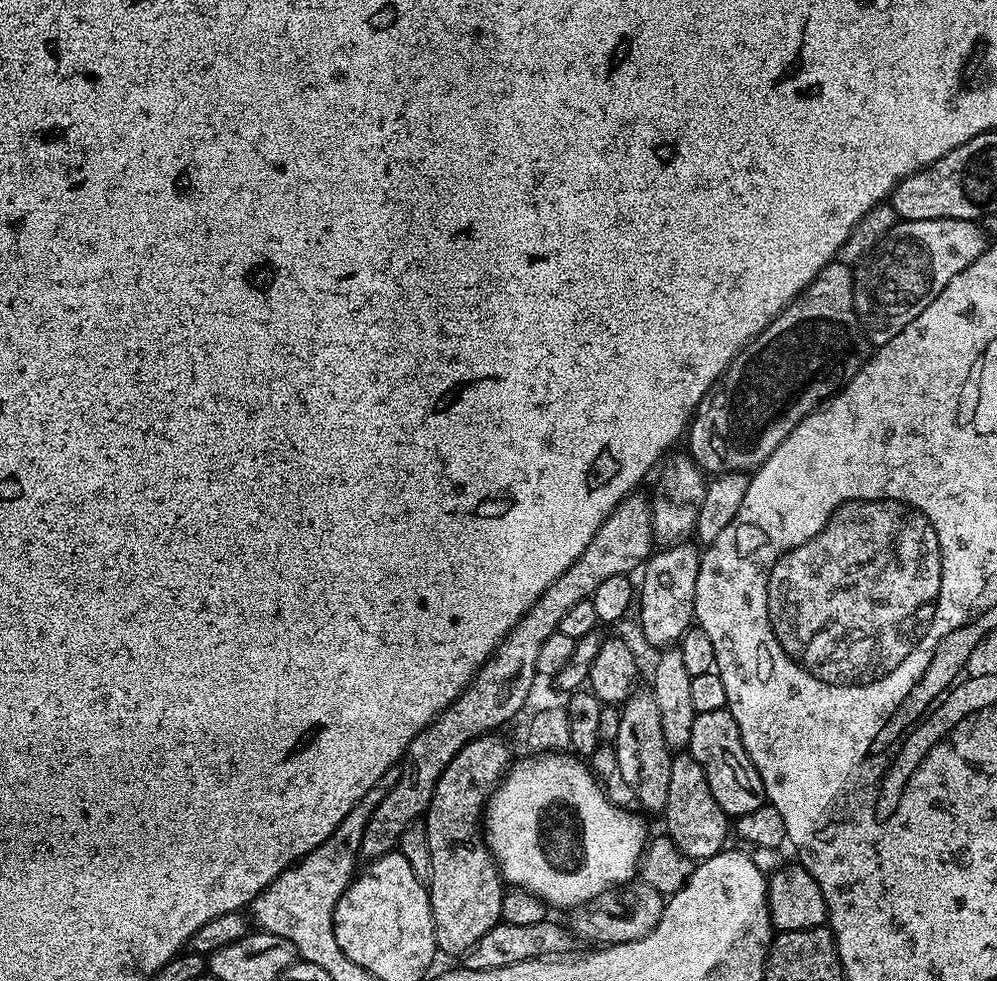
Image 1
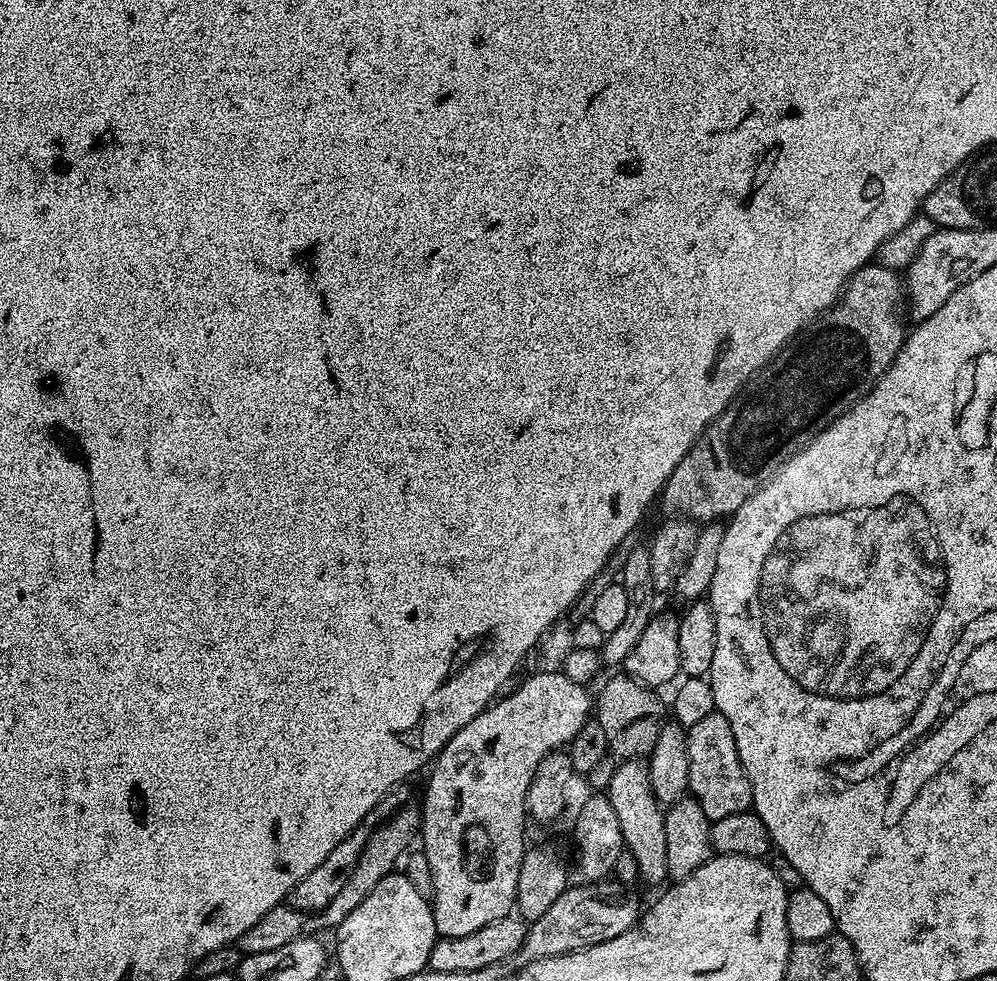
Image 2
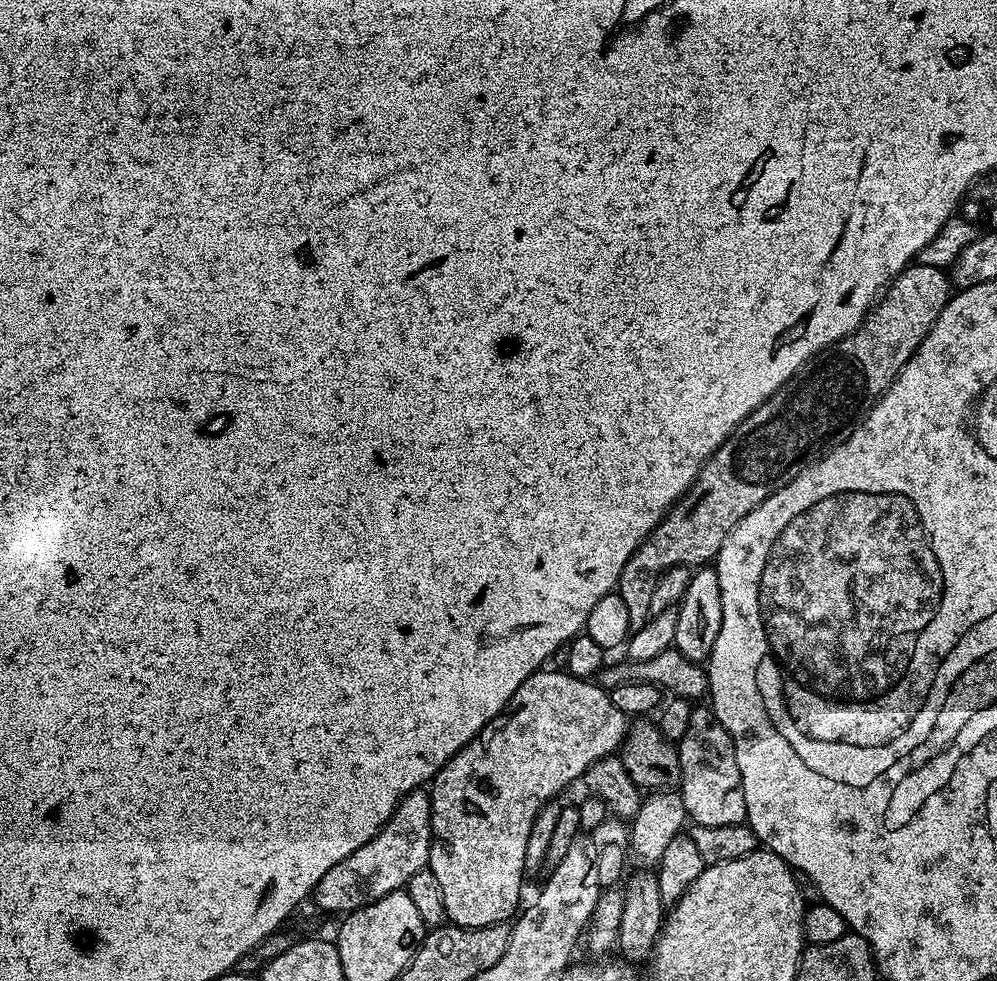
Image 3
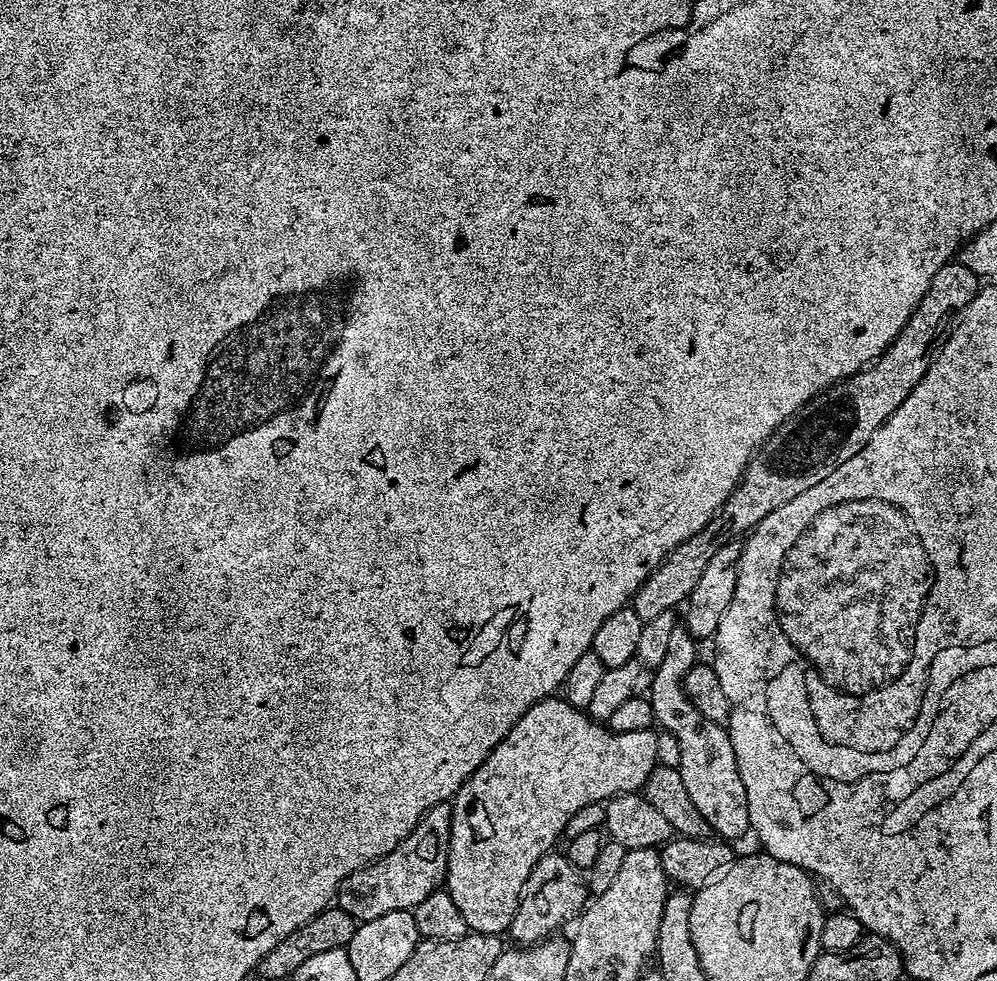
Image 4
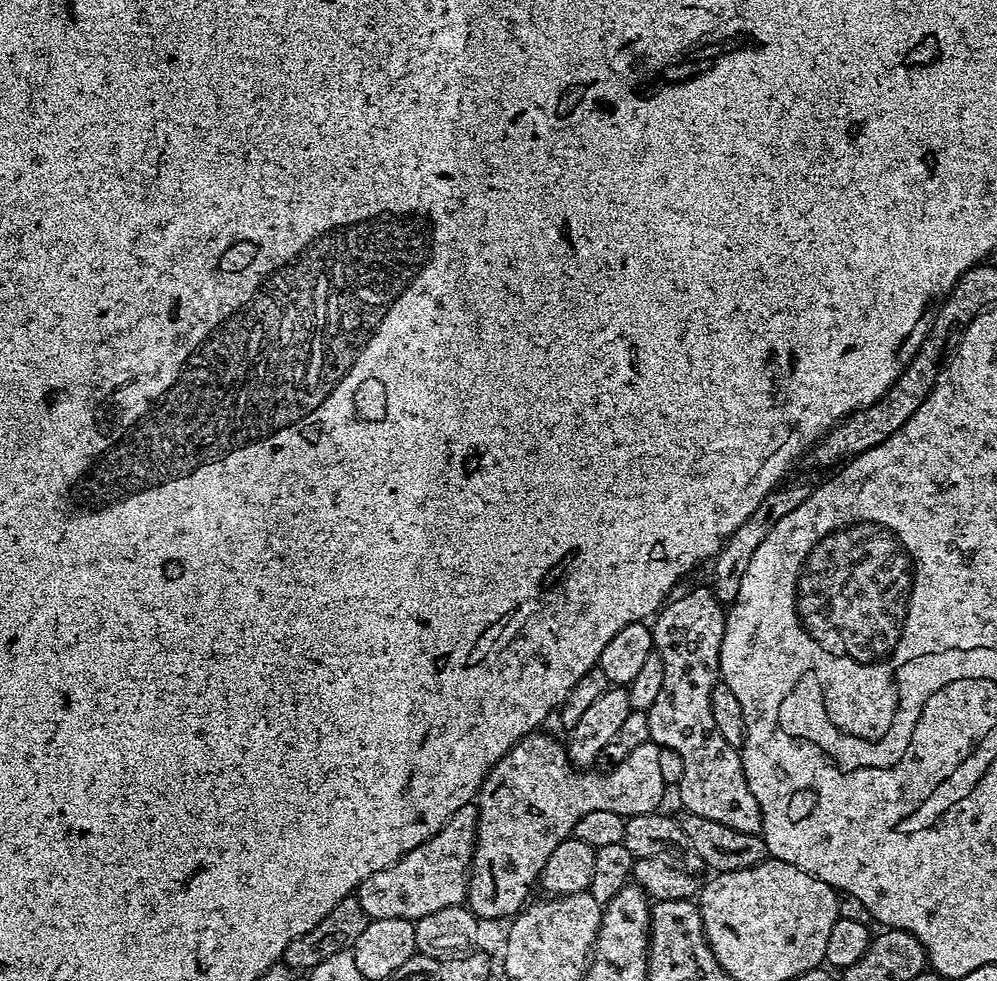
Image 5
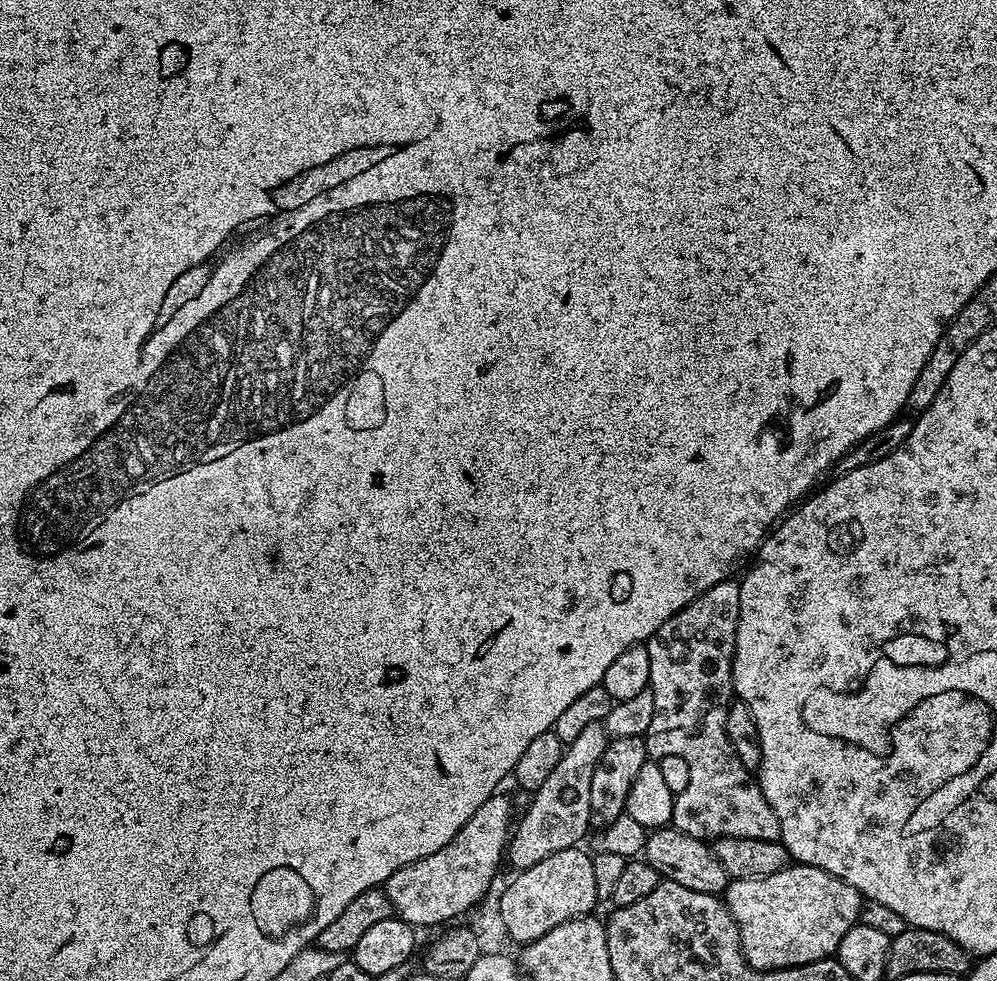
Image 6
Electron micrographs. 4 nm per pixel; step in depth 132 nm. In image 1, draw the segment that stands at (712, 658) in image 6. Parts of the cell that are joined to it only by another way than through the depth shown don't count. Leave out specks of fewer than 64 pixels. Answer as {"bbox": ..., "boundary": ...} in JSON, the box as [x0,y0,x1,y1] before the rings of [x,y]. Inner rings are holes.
{"bbox":[687,708,766,818],"boundary":[[[727,708],[696,713],[687,751],[704,771],[710,794],[724,811],[725,817],[735,818],[742,814],[750,814],[750,810],[758,810],[758,806],[766,803],[762,778],[754,762],[750,762],[742,746],[742,734],[738,734],[738,722],[734,722]]]}

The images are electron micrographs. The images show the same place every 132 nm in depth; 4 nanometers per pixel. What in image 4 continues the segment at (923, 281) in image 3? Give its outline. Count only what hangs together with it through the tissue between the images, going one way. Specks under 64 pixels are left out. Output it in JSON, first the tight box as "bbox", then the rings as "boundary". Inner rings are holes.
{"bbox":[630,262,981,621],"boundary":[[[958,262],[944,264],[942,270],[934,274],[926,294],[922,294],[922,302],[914,314],[910,314],[906,326],[902,326],[892,345],[871,366],[855,372],[853,376],[845,376],[843,380],[813,396],[794,415],[786,418],[782,426],[768,435],[767,440],[753,452],[744,471],[744,479],[713,520],[701,532],[679,544],[661,564],[657,564],[646,582],[642,582],[630,601],[634,614],[646,621],[658,614],[679,609],[687,601],[694,586],[698,586],[698,578],[702,578],[706,562],[714,558],[721,544],[751,532],[758,522],[762,522],[762,518],[766,518],[766,514],[770,514],[770,510],[786,506],[790,498],[798,498],[798,494],[822,482],[826,474],[834,474],[842,462],[850,462],[850,458],[854,458],[854,454],[858,454],[862,446],[870,442],[882,422],[886,422],[886,418],[890,418],[890,414],[894,414],[894,410],[906,402],[910,390],[922,382],[928,369],[928,347],[944,315],[963,310],[981,287],[981,277],[976,276],[974,270],[966,270],[966,266]]]}

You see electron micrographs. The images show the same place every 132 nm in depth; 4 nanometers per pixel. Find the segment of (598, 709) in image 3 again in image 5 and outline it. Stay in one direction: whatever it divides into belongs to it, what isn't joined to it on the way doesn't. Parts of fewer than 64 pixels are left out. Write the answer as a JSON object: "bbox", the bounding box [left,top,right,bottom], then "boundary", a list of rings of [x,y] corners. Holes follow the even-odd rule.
{"bbox":[467,730,666,921],"boundary":[[[537,730],[531,736],[523,736],[506,755],[486,774],[475,806],[478,814],[476,823],[476,848],[472,851],[472,866],[468,870],[467,907],[481,921],[511,918],[529,903],[533,895],[532,884],[540,879],[540,871],[546,866],[546,858],[554,854],[563,840],[572,836],[578,818],[590,814],[590,810],[610,810],[625,818],[638,814],[650,814],[661,807],[666,785],[662,778],[658,754],[661,745],[651,742],[638,746],[627,758],[609,767],[609,772],[577,770],[568,761],[565,745],[552,736],[543,736]]]}

